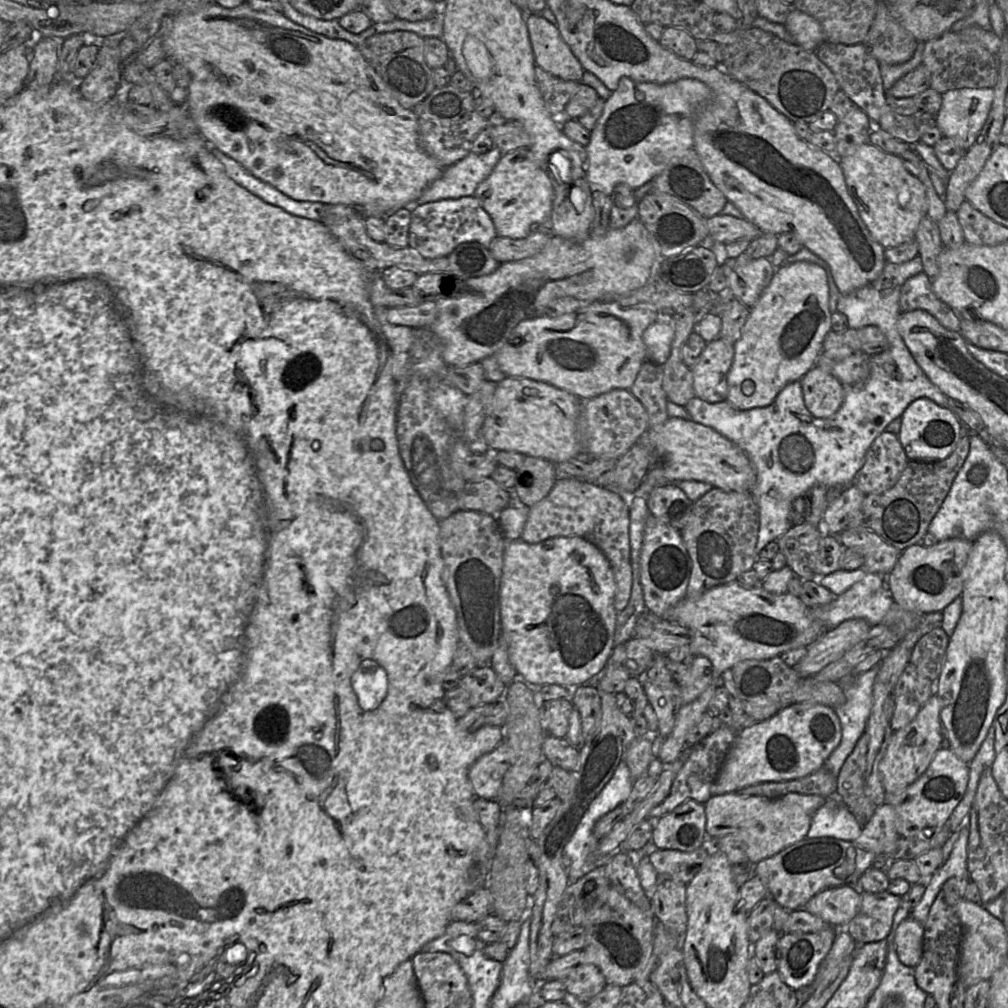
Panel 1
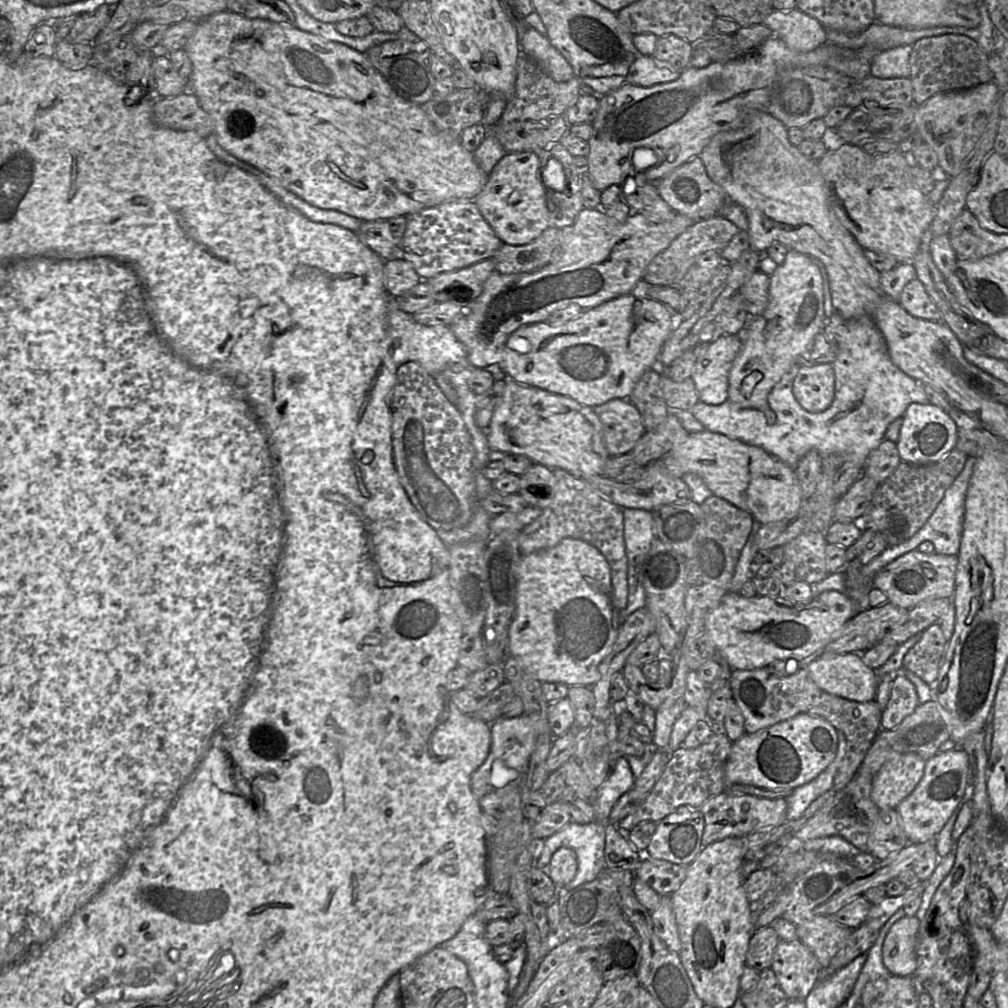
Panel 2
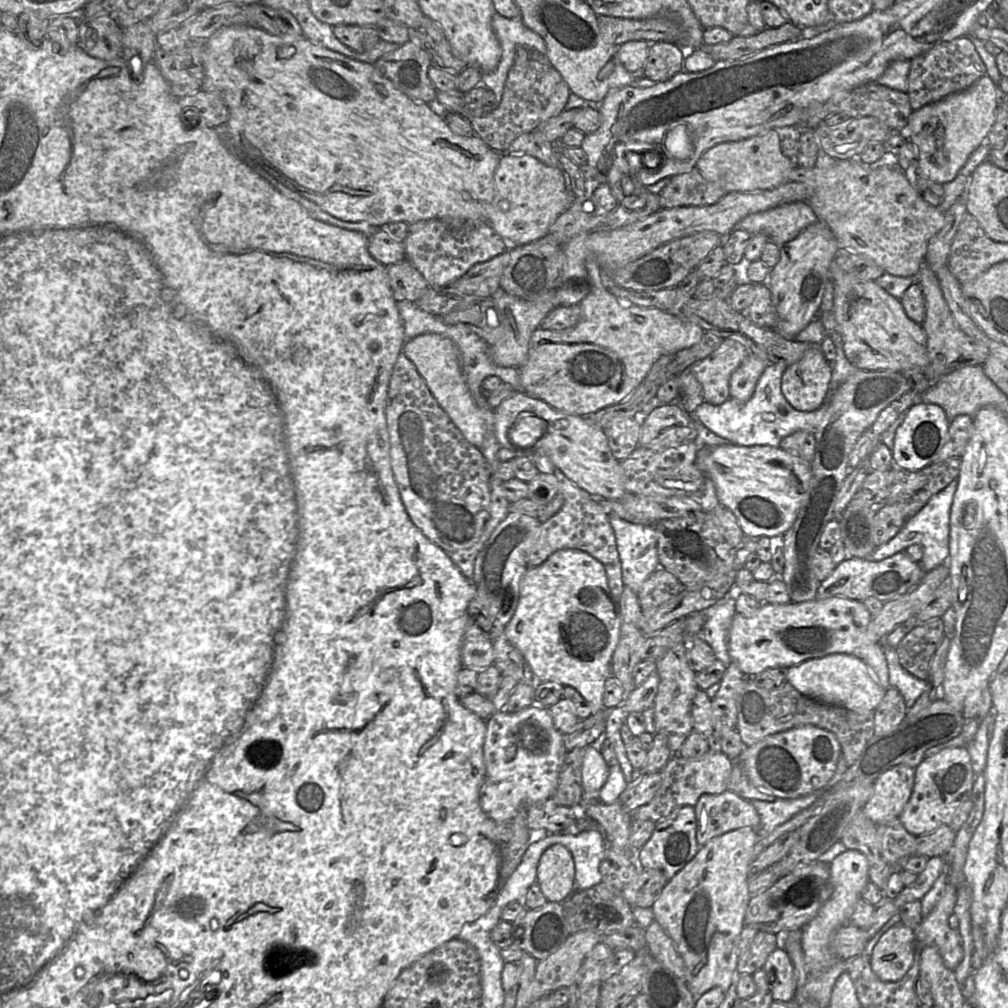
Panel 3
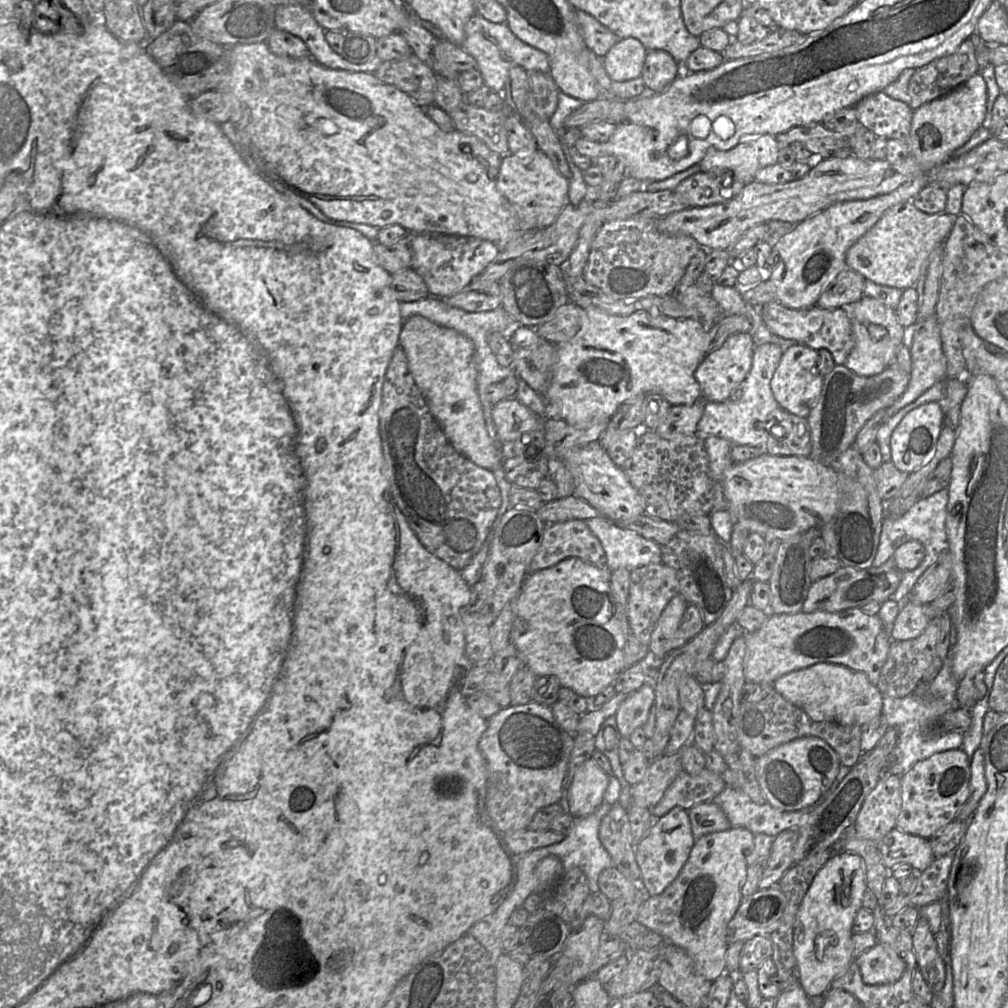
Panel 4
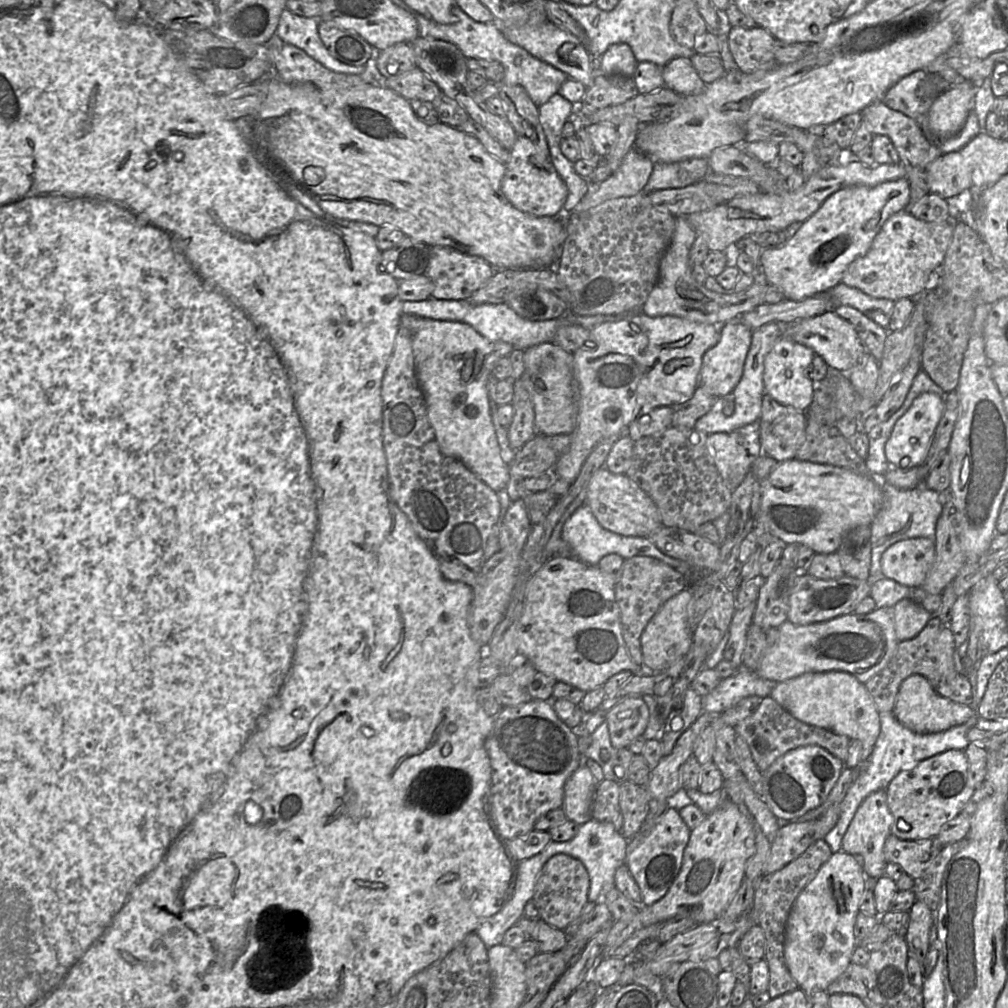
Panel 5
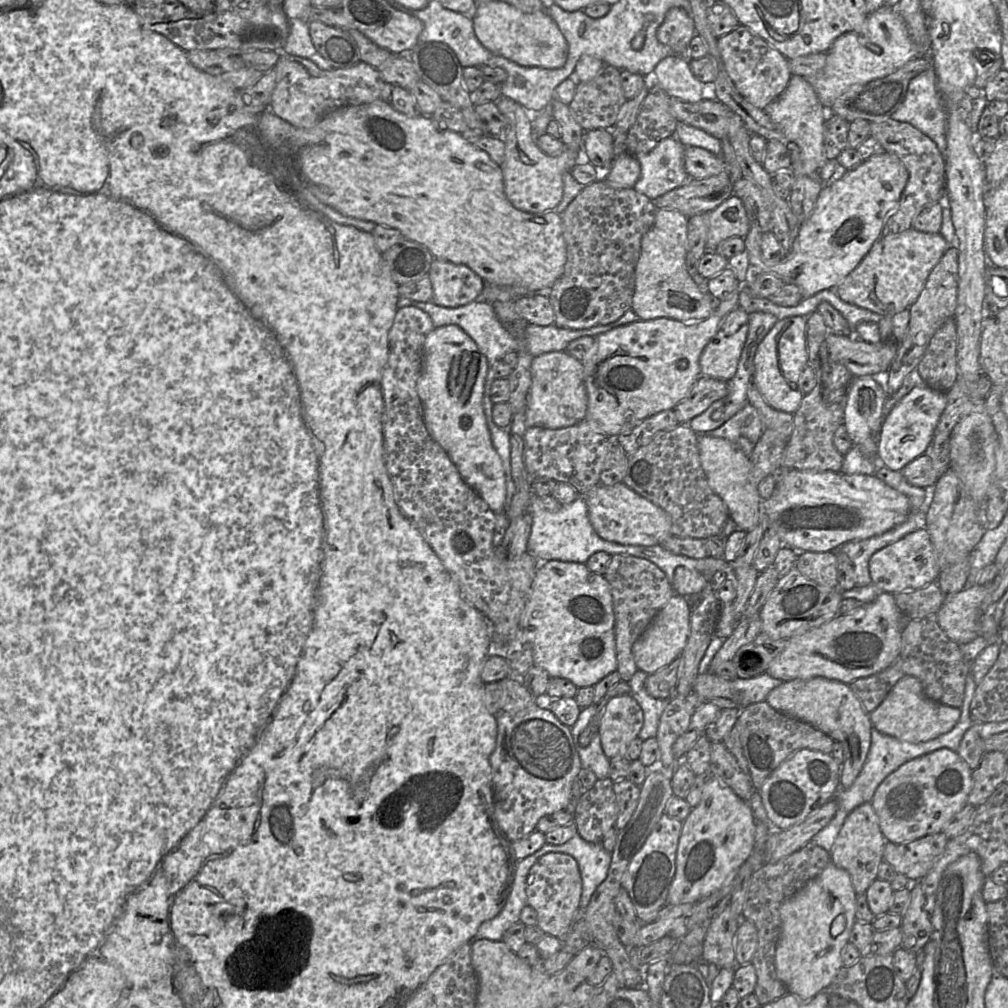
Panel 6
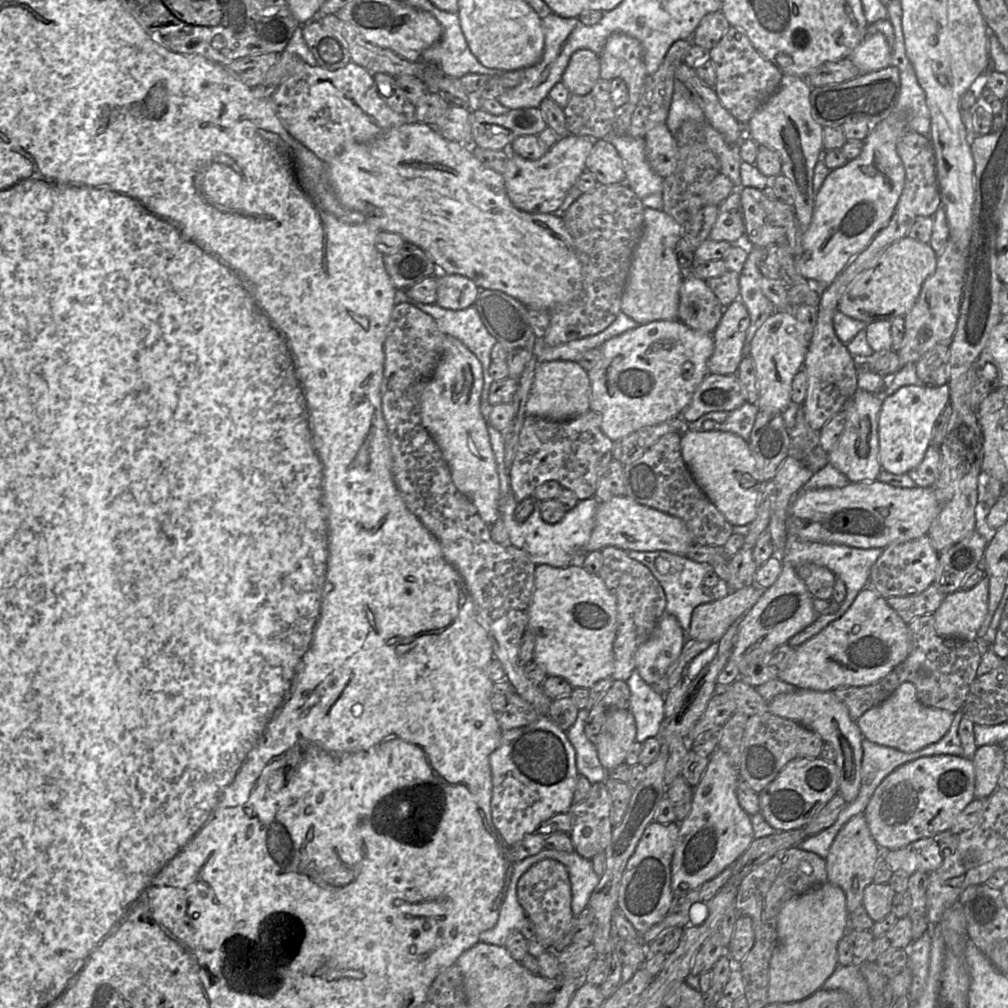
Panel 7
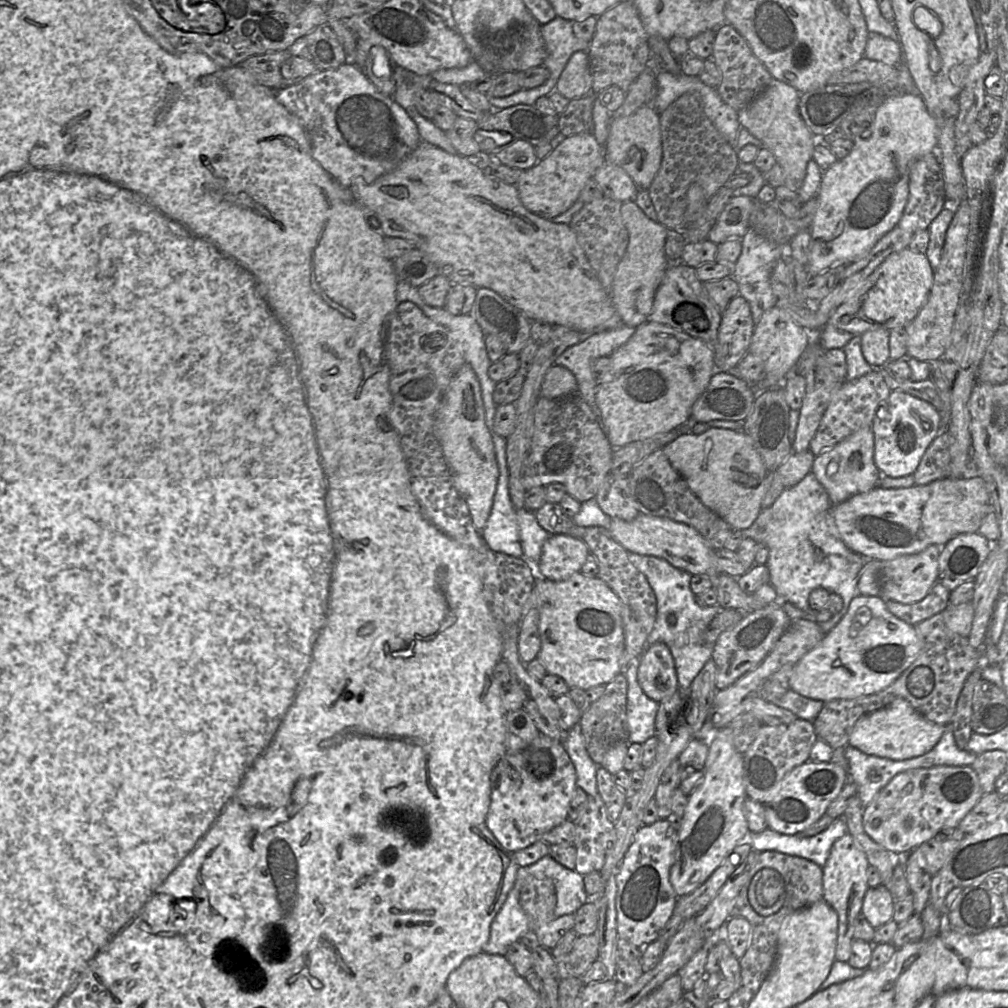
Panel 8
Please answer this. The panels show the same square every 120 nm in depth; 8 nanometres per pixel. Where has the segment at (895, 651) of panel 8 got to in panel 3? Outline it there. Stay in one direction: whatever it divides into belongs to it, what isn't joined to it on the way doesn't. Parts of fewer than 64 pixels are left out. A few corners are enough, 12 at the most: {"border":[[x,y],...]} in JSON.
{"border":[[842,596],[735,614],[728,654],[746,678],[843,653],[887,689],[872,615]]}

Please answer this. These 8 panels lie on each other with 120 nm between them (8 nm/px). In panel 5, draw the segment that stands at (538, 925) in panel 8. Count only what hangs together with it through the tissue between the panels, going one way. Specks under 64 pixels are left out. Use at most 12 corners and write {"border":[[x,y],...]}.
{"border":[[567,854],[539,873],[539,918],[564,930],[588,903],[590,877]]}

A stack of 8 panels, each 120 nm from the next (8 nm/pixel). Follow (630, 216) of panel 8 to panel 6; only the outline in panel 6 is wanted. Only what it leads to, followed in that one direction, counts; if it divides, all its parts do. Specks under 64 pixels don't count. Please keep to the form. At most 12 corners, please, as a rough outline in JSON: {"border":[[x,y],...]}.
{"border":[[658,209],[631,306],[693,322],[716,301],[686,269],[688,217]]}

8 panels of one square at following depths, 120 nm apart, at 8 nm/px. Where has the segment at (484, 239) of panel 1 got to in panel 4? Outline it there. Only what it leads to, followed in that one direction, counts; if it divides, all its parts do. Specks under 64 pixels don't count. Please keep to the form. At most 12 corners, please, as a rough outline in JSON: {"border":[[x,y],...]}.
{"border":[[412,234],[412,265],[435,298],[463,291],[500,249]]}

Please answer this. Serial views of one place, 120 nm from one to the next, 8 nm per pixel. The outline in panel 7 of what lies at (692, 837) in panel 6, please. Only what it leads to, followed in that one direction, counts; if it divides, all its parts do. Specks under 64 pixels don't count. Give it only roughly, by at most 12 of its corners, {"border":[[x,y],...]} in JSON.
{"border":[[717,748],[680,823],[671,889],[684,896],[755,839],[737,767]]}

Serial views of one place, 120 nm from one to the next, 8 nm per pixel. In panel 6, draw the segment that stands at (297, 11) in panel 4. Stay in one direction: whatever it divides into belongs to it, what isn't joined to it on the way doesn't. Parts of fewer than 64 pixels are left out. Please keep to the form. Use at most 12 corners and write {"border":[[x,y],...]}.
{"border":[[290,20],[281,51],[307,58],[322,70],[334,69],[314,47],[309,22]]}

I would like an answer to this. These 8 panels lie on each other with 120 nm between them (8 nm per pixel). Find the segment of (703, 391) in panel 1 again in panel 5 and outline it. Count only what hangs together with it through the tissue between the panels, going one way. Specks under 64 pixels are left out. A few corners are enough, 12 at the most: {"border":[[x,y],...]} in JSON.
{"border":[[739,319],[721,325],[703,355],[699,385],[717,398],[739,383],[752,331]]}

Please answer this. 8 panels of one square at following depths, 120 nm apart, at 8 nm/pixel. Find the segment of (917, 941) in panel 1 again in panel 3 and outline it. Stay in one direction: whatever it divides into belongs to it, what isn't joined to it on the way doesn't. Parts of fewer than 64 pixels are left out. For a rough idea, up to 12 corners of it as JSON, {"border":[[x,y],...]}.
{"border":[[899,923],[879,939],[870,965],[897,982],[913,965],[916,931]]}

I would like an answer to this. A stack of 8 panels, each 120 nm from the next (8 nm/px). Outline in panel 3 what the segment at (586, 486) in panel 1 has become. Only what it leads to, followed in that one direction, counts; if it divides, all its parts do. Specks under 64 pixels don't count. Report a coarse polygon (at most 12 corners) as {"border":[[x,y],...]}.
{"border":[[548,457],[530,459],[553,476],[564,503],[540,524],[527,568],[557,550],[602,563],[618,601],[625,585],[609,515]]}

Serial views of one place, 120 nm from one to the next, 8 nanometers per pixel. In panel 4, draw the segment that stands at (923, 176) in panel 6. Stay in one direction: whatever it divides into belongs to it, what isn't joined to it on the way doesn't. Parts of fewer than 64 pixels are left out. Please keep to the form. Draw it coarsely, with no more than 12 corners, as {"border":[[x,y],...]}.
{"border":[[878,91],[855,106],[876,137],[908,145],[914,111]]}

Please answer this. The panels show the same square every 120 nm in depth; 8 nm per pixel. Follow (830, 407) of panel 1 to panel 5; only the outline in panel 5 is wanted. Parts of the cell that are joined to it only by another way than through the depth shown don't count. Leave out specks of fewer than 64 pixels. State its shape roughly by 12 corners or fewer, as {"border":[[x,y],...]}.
{"border":[[782,335],[764,360],[765,393],[805,413],[812,349]]}

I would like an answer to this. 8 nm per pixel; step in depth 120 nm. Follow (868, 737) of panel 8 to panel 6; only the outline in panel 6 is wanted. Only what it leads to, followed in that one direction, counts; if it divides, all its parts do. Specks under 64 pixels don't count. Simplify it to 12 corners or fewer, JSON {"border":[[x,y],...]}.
{"border":[[905,676],[869,714],[879,732],[919,743],[949,732],[960,708]]}

